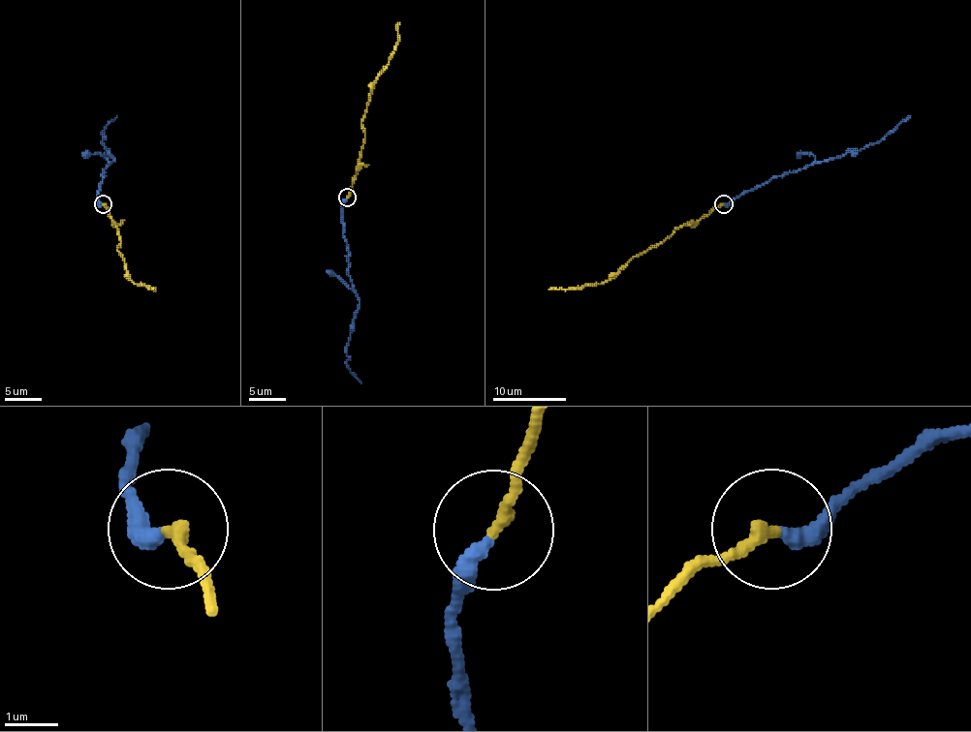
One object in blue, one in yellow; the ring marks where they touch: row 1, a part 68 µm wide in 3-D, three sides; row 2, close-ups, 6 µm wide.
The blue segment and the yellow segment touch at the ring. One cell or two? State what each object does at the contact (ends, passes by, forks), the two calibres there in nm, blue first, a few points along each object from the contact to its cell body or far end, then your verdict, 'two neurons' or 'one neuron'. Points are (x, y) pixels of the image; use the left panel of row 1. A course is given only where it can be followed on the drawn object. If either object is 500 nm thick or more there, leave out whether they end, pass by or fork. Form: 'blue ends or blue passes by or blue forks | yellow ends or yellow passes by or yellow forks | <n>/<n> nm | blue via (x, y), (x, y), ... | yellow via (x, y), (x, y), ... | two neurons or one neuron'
blue ends | yellow ends | 320/260 nm | blue via (103, 203), (99, 201), (99, 185), (104, 168), (115, 160), (103, 143), (103, 131), (117, 116) | yellow via (103, 203), (115, 224), (120, 242), (117, 245), (126, 274), (135, 284), (155, 289) | two neurons

